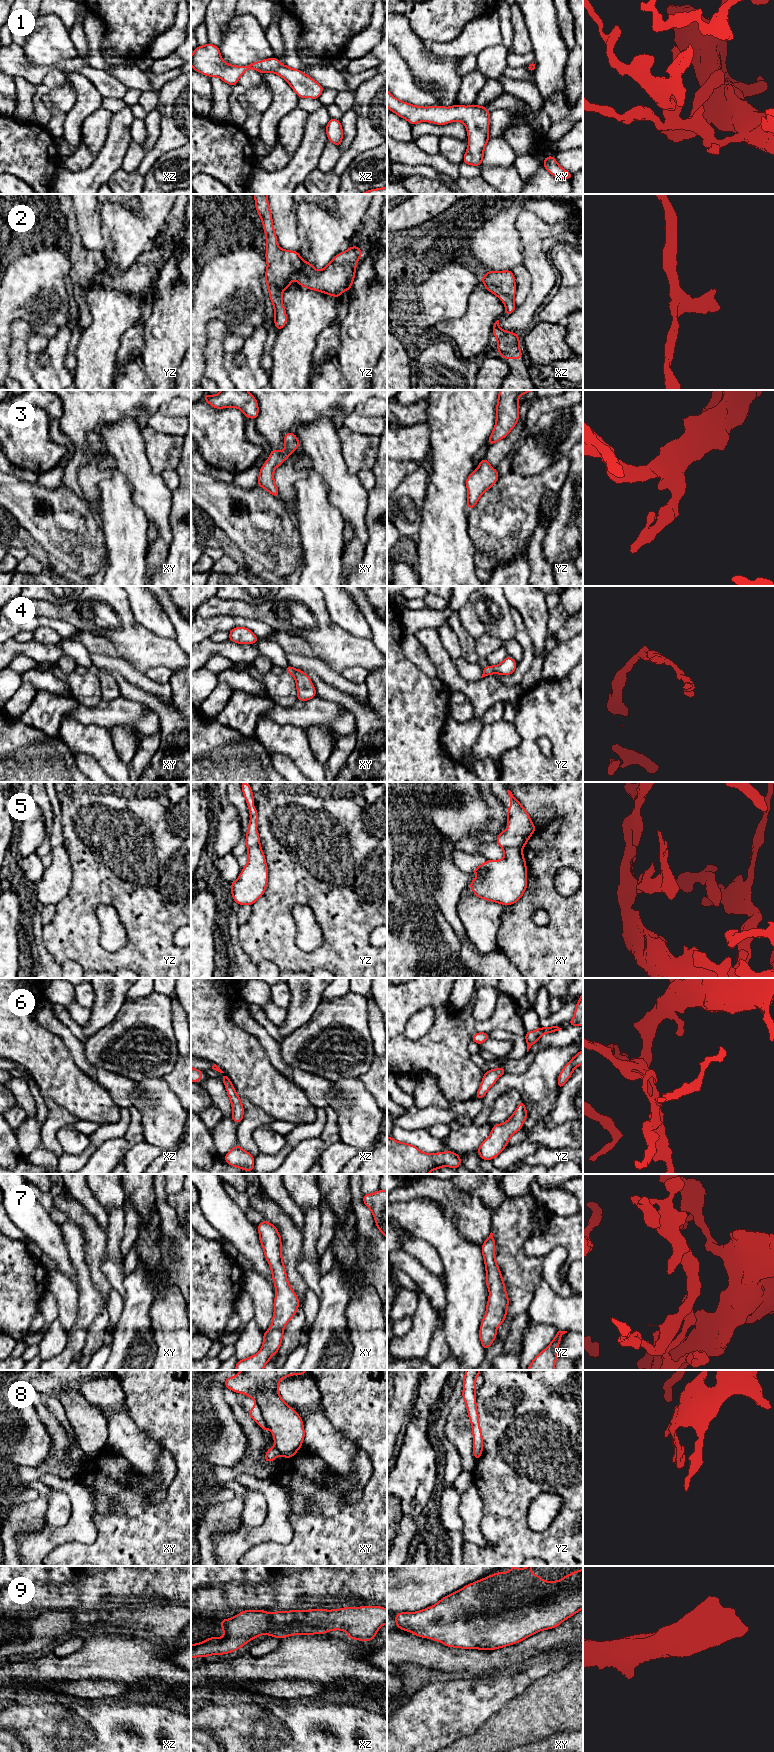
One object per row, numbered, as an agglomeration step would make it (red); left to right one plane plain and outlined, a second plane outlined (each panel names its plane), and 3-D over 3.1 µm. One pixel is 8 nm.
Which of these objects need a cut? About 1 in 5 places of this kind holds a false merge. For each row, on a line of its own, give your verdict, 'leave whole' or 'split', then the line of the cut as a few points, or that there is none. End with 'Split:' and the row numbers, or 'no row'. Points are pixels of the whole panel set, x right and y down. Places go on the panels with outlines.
1: leave whole; no cut
2: leave whole; no cut
3: leave whole; no cut
4: leave whole; no cut
5: split; cut in xy along (503, 847), (516, 846), (521, 849)
6: leave whole; no cut
7: leave whole; no cut
8: split; cut in xy along (256, 1404), (268, 1427)
9: leave whole; no cut
Split: 5, 8

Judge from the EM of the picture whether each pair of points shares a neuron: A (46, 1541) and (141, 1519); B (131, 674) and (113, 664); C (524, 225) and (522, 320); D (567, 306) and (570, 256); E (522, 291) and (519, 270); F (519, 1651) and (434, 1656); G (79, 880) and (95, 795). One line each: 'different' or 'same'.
A: different
B: same
C: same
D: same
E: same
F: same
G: same

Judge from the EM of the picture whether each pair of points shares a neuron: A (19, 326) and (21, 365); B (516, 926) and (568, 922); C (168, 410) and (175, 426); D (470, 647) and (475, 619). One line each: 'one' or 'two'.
A: one
B: one
C: two
D: two

